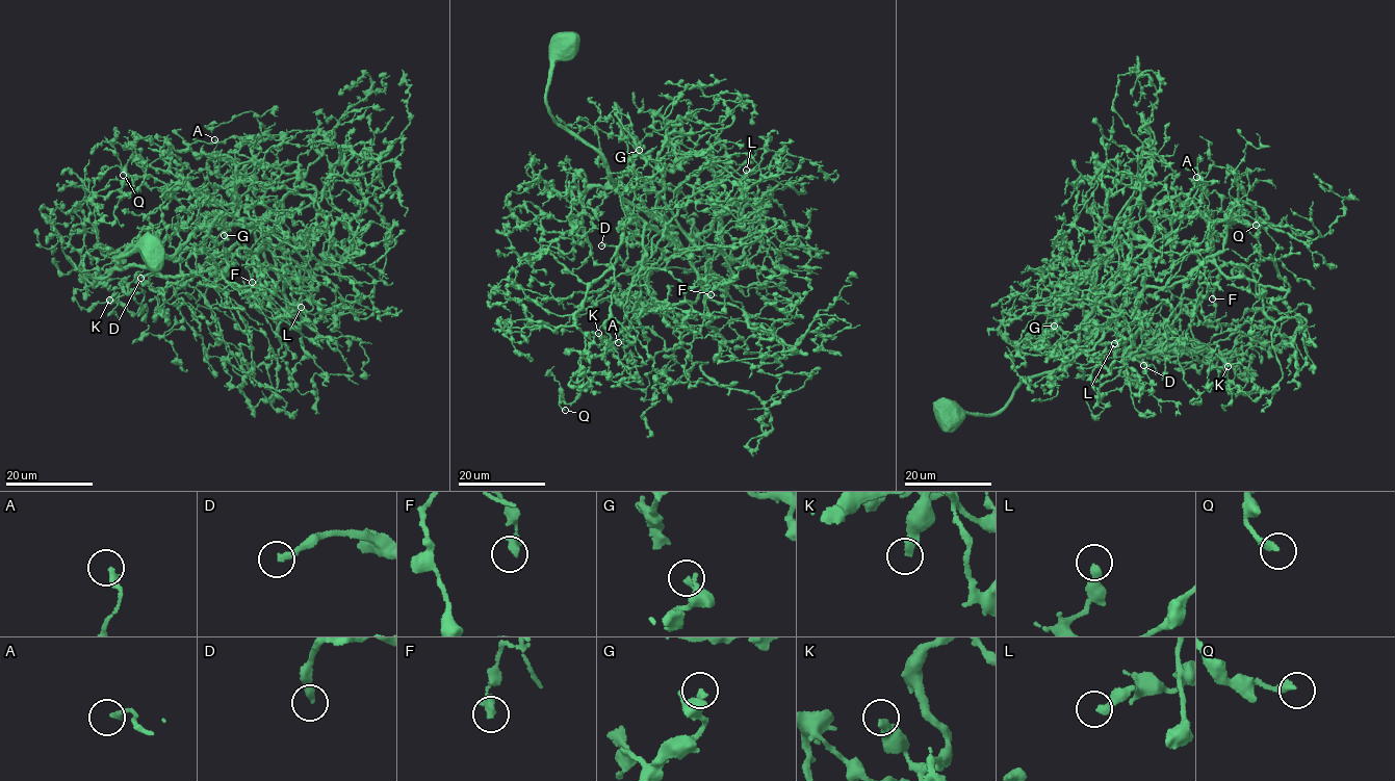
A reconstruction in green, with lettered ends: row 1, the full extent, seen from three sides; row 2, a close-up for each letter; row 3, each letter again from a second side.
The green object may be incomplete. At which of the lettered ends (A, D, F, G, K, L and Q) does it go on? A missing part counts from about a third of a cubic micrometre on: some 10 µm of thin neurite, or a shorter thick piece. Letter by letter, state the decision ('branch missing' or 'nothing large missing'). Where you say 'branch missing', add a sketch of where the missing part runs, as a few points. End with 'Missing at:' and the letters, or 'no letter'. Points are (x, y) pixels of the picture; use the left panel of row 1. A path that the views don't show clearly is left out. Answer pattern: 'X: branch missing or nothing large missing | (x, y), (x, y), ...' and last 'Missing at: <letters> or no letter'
A: nothing large missing
D: branch missing
F: nothing large missing
G: nothing large missing
K: nothing large missing
L: nothing large missing
Q: nothing large missing
Missing at: D

